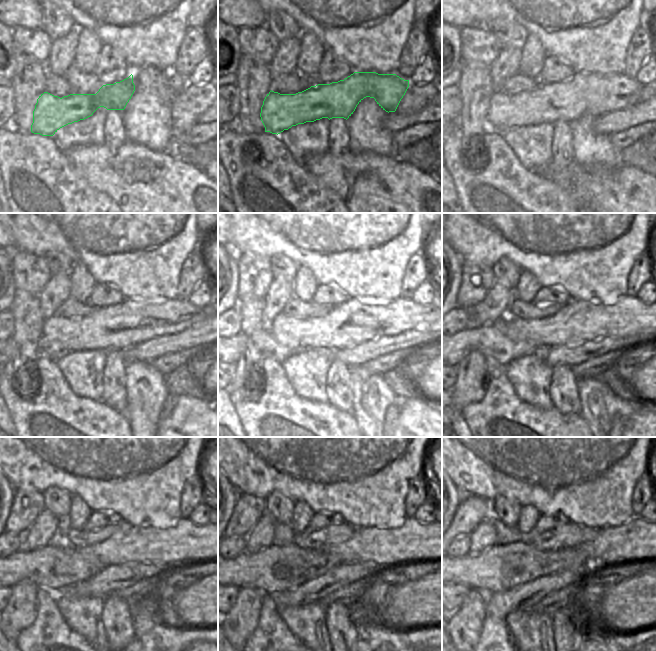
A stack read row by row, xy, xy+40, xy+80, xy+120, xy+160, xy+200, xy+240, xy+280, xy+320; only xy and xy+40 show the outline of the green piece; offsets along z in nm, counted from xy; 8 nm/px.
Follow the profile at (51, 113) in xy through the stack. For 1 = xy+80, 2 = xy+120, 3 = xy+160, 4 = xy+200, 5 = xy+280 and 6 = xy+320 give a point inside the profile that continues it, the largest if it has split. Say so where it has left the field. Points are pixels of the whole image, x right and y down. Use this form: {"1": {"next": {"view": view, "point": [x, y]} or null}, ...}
{"1": {"next": {"view": "xy+80", "point": [584, 94]}}, "2": {"next": {"view": "xy+120", "point": [124, 325]}}, "3": {"next": {"view": "xy+160", "point": [353, 322]}}, "4": {"next": {"view": "xy+200", "point": [578, 321]}}, "5": {"next": {"view": "xy+280", "point": [414, 541]}}, "6": {"next": {"view": "xy+320", "point": [638, 539]}}}

